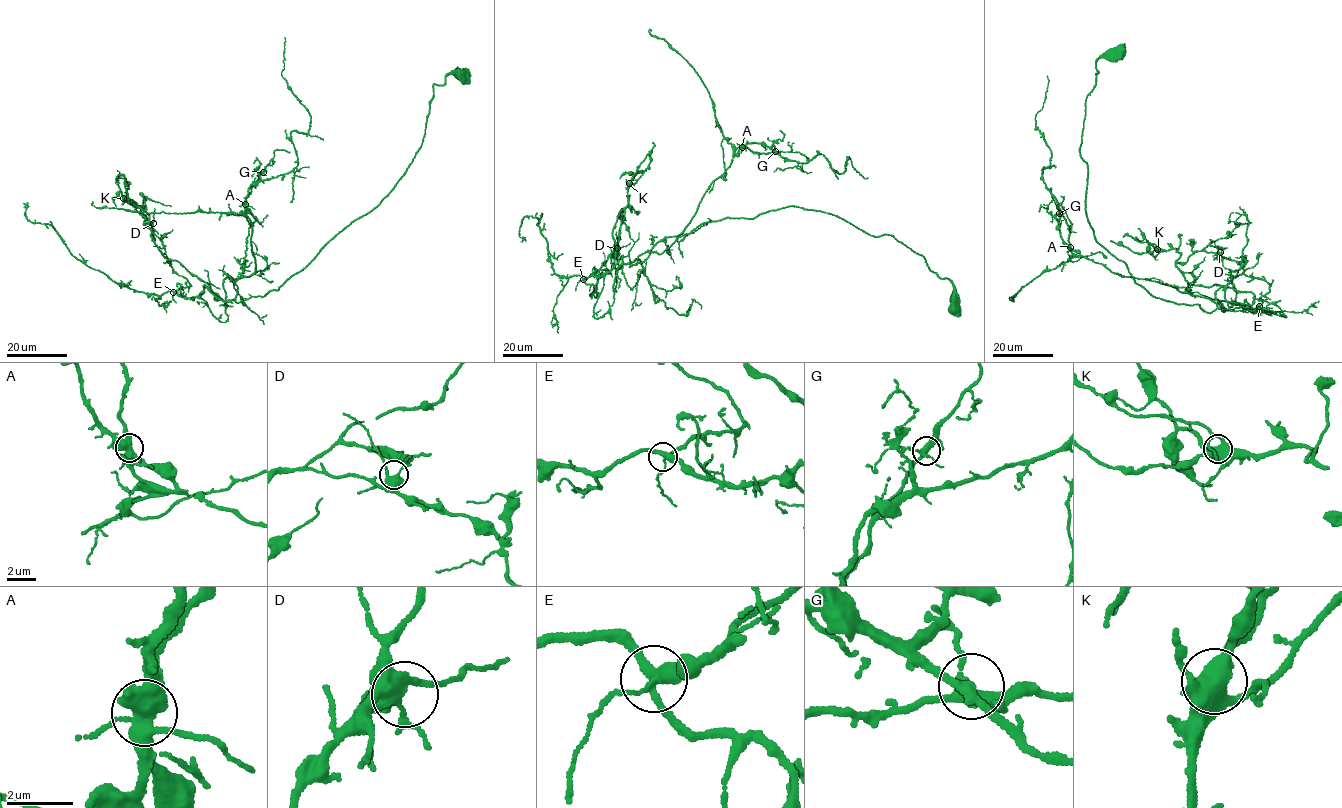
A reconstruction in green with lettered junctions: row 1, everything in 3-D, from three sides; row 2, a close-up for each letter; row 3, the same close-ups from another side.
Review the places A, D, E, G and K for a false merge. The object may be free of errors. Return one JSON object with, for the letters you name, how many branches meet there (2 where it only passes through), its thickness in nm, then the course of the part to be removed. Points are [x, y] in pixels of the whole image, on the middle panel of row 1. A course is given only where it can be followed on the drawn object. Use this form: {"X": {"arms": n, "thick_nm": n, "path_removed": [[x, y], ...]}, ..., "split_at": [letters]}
{"A": {"arms": 6, "thick_nm": 550, "path_removed": [[742, 147], [763, 143], [799, 162], [822, 154], [841, 174], [849, 156], [852, 167], [868, 177]]}, "split_at": ["A"]}

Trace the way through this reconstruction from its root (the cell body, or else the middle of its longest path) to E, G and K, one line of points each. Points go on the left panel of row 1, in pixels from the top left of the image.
E: (459, 72), (434, 85), (421, 147), (391, 192), (278, 290), (236, 302), (205, 285), (193, 298), (173, 292)
G: (459, 72), (434, 85), (421, 147), (388, 196), (278, 290), (236, 302), (263, 172)
K: (459, 72), (434, 85), (421, 147), (388, 196), (262, 296), (215, 300), (162, 255), (149, 214), (123, 198)

